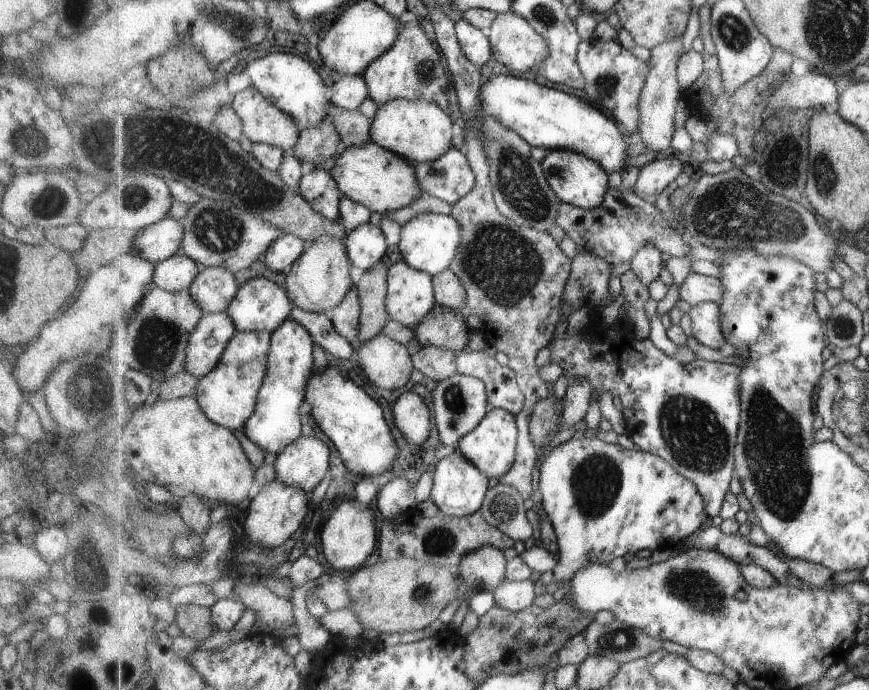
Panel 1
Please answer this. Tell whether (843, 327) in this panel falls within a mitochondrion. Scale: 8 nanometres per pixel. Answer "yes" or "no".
yes

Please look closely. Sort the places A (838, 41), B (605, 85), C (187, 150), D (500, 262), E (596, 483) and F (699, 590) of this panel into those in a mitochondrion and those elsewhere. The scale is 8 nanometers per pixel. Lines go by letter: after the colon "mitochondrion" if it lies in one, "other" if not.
A: mitochondrion
B: mitochondrion
C: mitochondrion
D: mitochondrion
E: mitochondrion
F: mitochondrion

